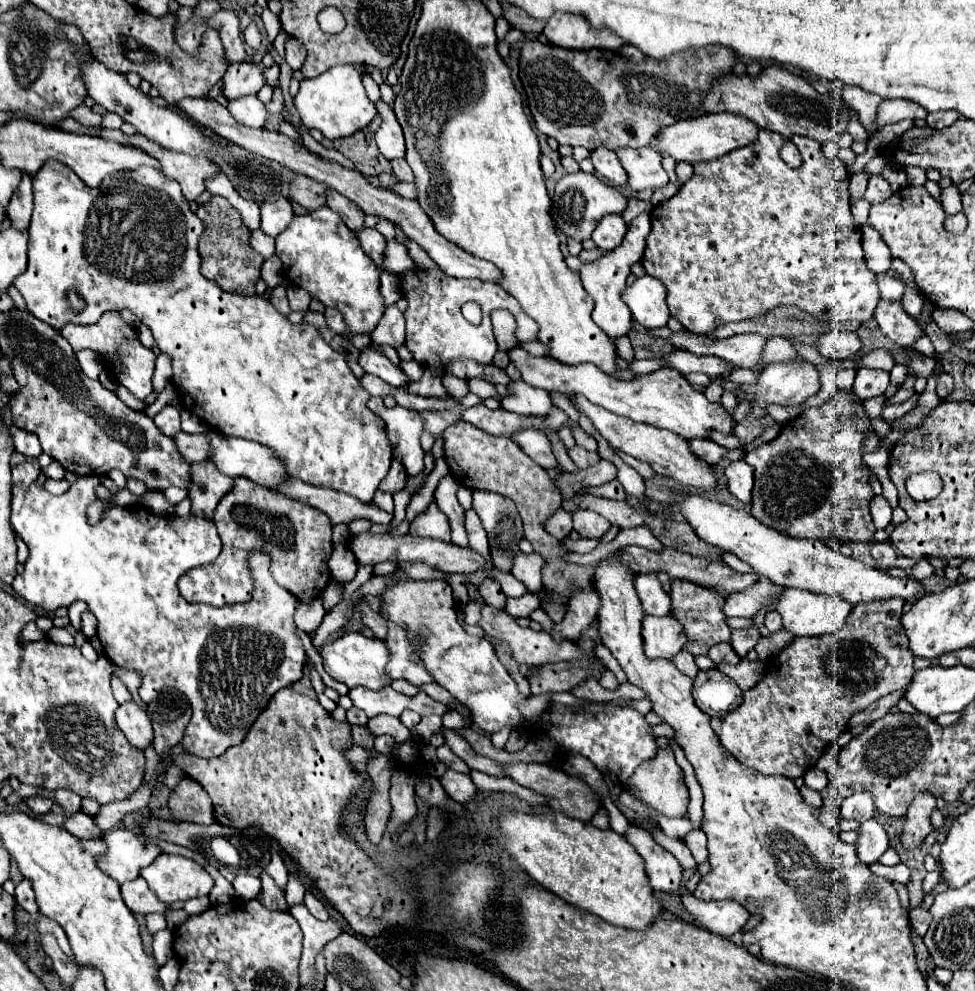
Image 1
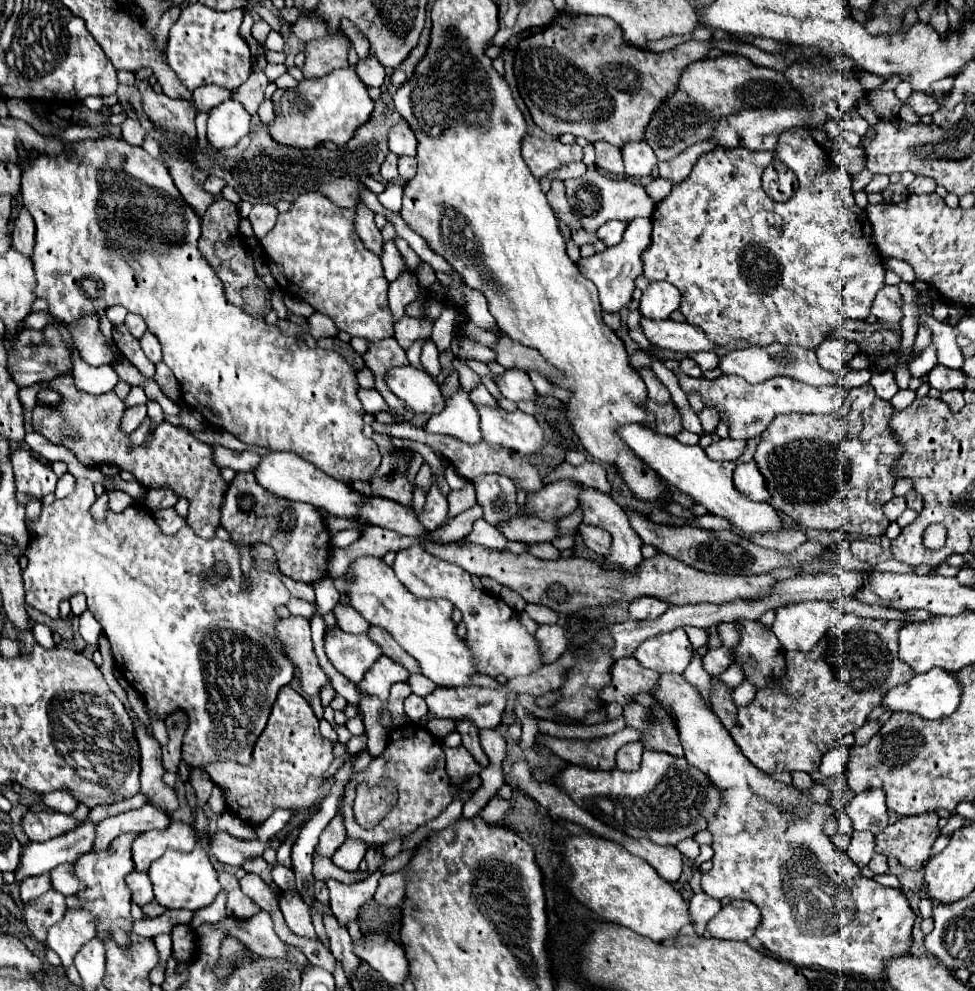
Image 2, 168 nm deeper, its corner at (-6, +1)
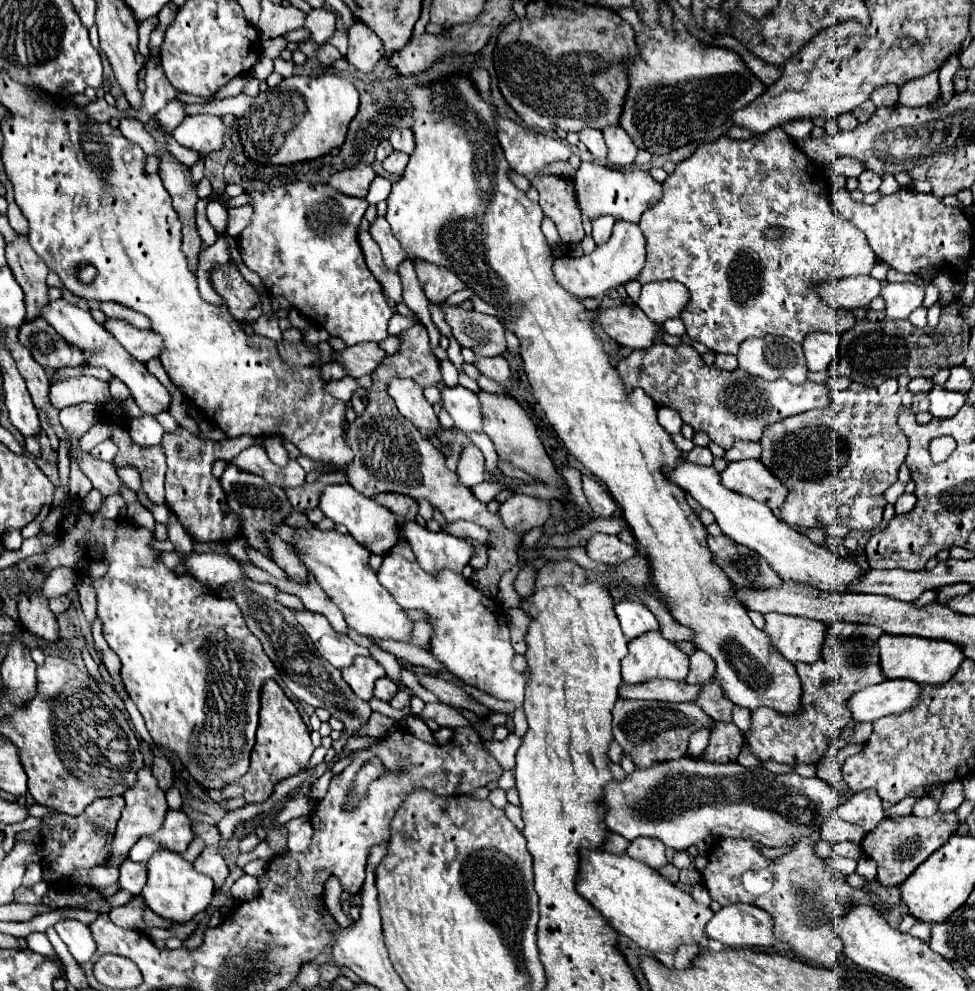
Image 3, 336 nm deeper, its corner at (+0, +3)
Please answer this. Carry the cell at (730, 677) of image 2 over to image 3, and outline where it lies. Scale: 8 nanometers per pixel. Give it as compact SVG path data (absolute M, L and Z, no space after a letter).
M716 682L704 684L704 694L700 694L696 704L708 716L712 716L716 722L732 722L732 708L734 706L732 706L732 702L728 702L728 698L722 696L722 690L720 690L720 686L716 686Z

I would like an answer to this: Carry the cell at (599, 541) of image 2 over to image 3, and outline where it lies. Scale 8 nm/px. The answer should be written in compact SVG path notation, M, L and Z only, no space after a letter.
M594 534L588 544L586 544L586 552L592 560L596 562L604 562L614 566L616 562L622 564L624 560L632 558L636 554L636 546L624 544L620 542L616 536L608 536L608 534Z

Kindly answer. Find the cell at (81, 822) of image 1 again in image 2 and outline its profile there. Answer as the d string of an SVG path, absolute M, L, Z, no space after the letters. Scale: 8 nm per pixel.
M28 812L24 816L24 832L32 842L46 842L62 836L78 826L78 820L62 812Z

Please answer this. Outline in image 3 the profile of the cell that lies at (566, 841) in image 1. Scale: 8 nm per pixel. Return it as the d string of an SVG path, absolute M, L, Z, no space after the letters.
M606 850L580 852L578 892L606 918L606 922L620 934L628 936L640 948L650 952L674 954L682 944L698 944L708 948L704 926L712 918L712 910L696 902L690 892L680 890L662 874L632 860L628 854L616 856Z

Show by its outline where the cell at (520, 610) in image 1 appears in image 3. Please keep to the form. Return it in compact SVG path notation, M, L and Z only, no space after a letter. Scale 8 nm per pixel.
M404 522L402 534L414 550L416 560L428 574L438 574L442 570L452 570L462 574L462 568L472 558L472 546L462 538L448 532L432 532L416 522Z

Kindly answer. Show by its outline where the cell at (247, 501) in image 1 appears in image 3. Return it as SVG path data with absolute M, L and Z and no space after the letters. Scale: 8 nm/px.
M232 462L226 466L224 474L220 476L220 484L222 484L222 488L224 488L226 496L228 496L228 506L242 516L242 536L254 548L258 548L262 554L270 556L268 548L266 548L266 544L264 544L264 540L260 536L262 536L262 530L272 530L276 524L282 524L286 514L292 512L292 506L286 500L284 490L264 482L264 478L260 478L260 476L254 476L254 474L248 474L248 472L240 470Z

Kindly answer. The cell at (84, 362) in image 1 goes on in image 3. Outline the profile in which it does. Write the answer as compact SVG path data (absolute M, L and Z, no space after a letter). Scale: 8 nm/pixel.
M58 298L54 302L50 302L46 308L42 308L40 314L66 342L80 346L84 352L90 354L90 364L92 366L104 366L108 368L116 378L120 378L132 392L132 398L136 400L136 404L140 406L140 410L144 414L156 416L160 412L168 412L170 404L172 404L172 396L170 392L160 384L160 380L156 376L152 376L146 366L142 362L136 362L116 340L112 340L112 336L90 316L88 310L82 310L70 302L66 302L64 298Z

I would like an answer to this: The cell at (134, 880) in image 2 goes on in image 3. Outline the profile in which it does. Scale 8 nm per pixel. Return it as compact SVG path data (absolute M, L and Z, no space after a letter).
M126 858L120 866L120 886L132 894L140 894L146 882L146 874L146 862L132 862L130 858Z

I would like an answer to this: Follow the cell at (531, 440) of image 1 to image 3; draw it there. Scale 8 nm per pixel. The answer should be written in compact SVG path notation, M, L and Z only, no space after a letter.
M448 386L442 390L442 404L458 428L466 432L482 432L480 404L476 402L472 390L466 390L462 386L454 386L454 388Z

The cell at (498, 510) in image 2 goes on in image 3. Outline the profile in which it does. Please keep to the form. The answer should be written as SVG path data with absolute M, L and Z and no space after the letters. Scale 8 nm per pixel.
M468 444L462 448L456 474L464 486L476 486L484 480L484 456L480 448Z

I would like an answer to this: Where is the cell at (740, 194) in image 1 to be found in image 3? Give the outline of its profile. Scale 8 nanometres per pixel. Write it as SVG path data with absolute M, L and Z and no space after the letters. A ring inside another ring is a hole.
M772 128L772 130L764 132L764 134L752 136L750 140L734 140L734 138L728 138L728 136L720 136L712 144L698 146L698 150L688 160L684 160L684 162L680 162L676 166L676 170L664 182L664 196L660 198L660 202L642 216L640 228L642 228L644 238L646 238L646 252L648 252L648 256L646 256L646 264L640 270L640 274L638 274L636 280L640 284L648 284L648 282L654 282L654 280L678 280L678 282L682 282L690 290L690 302L684 308L684 312L680 314L680 318L682 318L682 322L686 326L686 334L692 340L702 342L704 346L708 346L716 354L736 354L738 348L740 348L740 344L746 338L752 338L752 336L768 336L768 334L772 334L772 336L786 336L786 338L790 338L794 342L802 342L810 332L842 334L842 332L850 330L856 324L856 320L852 318L852 312L850 310L828 308L828 304L824 304L814 294L812 286L816 282L820 282L820 280L834 280L834 278L852 276L852 274L870 274L872 266L876 264L876 256L872 254L872 248L868 246L864 234L860 230L856 230L850 222L844 222L844 220L838 218L838 214L830 206L830 196L832 196L832 186L830 186L830 180L828 180L826 170L822 166L814 164L812 160L808 160L796 148L796 144L792 142L792 138L782 128ZM680 188L682 188L682 202L686 200L686 204L682 206L682 214L680 214ZM774 224L782 226L786 232L778 240L766 240L764 238L764 230L768 226L774 226Z

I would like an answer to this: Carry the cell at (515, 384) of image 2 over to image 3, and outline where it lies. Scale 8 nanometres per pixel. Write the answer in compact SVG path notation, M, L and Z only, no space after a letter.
M478 356L476 362L474 362L474 366L476 366L482 374L486 374L488 378L496 380L498 384L504 384L504 382L508 380L508 376L510 376L508 362L506 362L502 356L498 356L498 358L482 358L482 356Z

